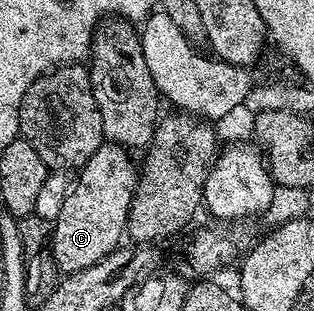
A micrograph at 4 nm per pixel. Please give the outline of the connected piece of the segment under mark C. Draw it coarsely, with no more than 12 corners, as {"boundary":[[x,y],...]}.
{"boundary":[[103,144],[51,225],[62,274],[122,244],[138,166]]}

